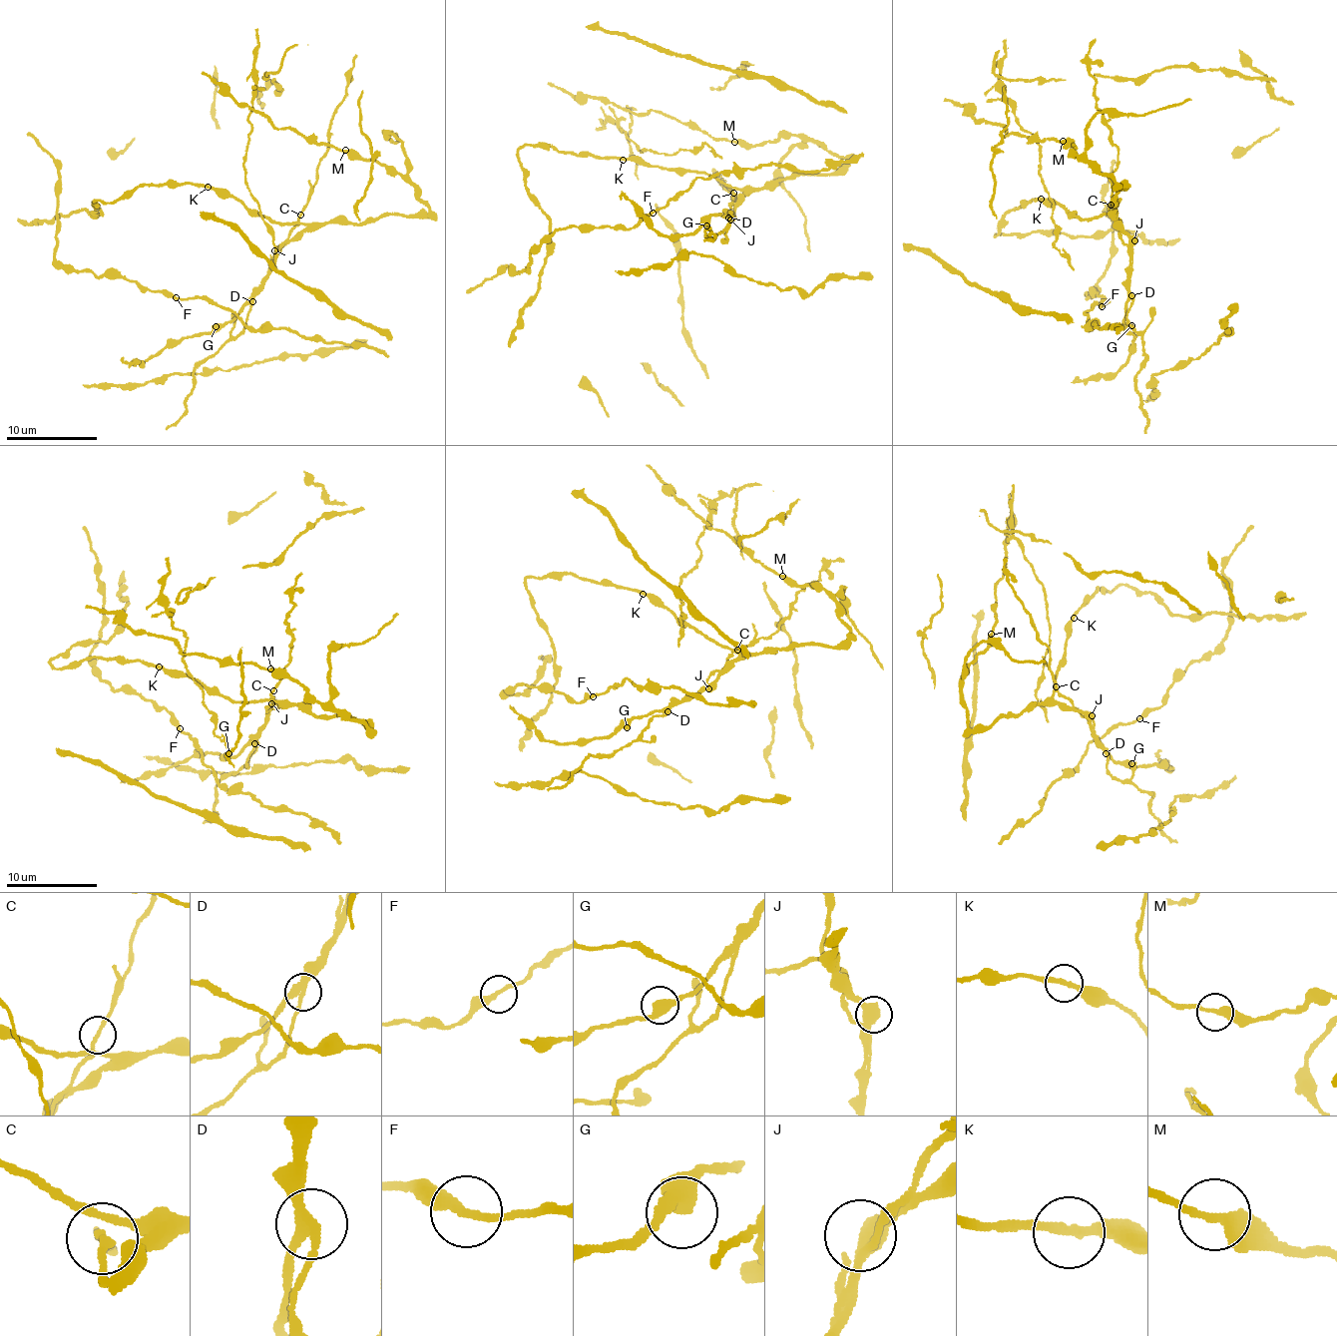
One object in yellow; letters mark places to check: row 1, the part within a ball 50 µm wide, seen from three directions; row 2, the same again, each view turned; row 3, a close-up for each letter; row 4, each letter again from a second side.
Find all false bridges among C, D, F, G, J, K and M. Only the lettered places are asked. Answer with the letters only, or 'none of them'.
C, D

